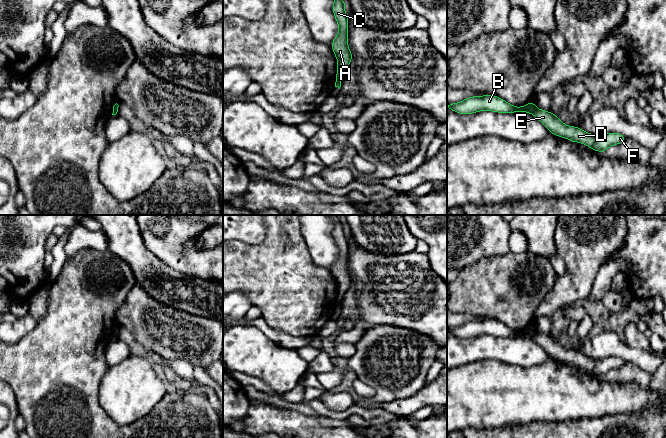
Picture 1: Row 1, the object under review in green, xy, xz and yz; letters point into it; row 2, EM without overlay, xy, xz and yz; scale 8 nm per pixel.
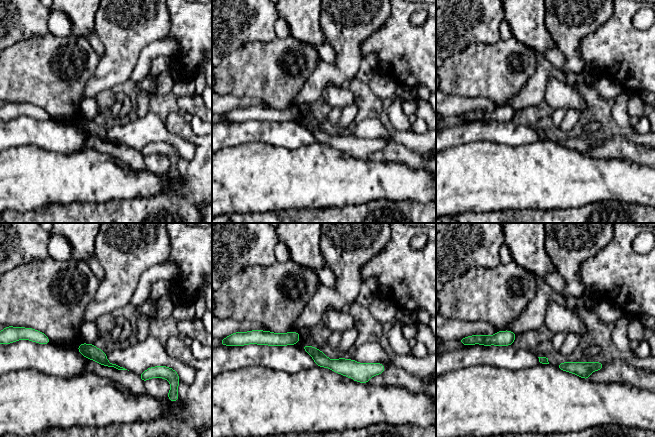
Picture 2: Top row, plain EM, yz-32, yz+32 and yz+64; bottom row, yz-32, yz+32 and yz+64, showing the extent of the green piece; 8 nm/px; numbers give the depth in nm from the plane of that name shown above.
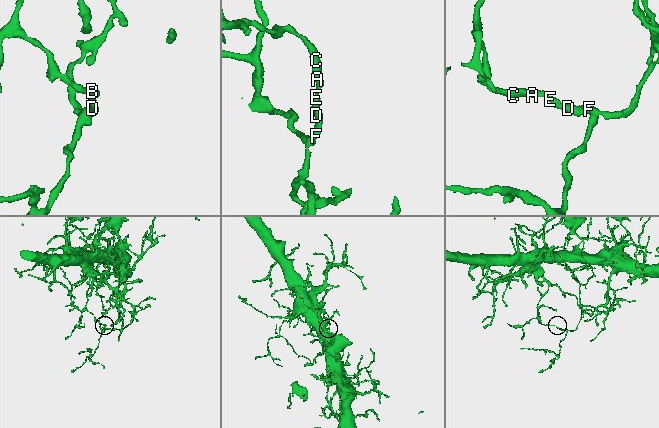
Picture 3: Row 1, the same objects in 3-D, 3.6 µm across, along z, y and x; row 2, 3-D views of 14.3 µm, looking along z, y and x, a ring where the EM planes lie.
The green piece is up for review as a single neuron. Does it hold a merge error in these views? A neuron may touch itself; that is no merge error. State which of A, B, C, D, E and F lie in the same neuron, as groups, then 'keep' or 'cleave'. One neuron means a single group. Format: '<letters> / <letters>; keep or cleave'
A B C / D E F; cleave

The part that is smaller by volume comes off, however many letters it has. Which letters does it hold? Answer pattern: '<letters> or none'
D, E, F

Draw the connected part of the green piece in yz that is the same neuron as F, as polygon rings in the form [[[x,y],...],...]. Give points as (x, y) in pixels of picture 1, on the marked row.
[[[535,108],[533,115],[541,121],[553,135],[569,139],[589,146],[593,151],[604,152],[612,145],[618,145],[625,140],[625,136],[619,133],[607,133],[604,135],[592,135],[581,128],[565,125],[558,116],[551,112]]]

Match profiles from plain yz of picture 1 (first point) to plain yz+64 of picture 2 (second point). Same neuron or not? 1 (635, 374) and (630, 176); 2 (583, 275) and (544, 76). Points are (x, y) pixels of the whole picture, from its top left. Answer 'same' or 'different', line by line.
1: different
2: same

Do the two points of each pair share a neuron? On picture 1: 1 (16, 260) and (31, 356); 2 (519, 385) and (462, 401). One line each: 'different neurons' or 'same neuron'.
1: different neurons
2: same neuron

